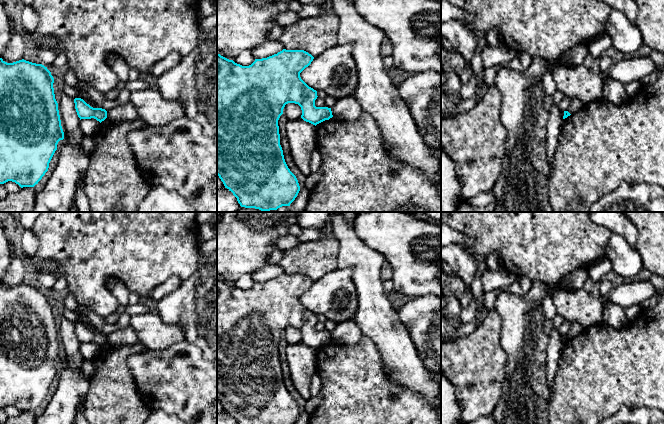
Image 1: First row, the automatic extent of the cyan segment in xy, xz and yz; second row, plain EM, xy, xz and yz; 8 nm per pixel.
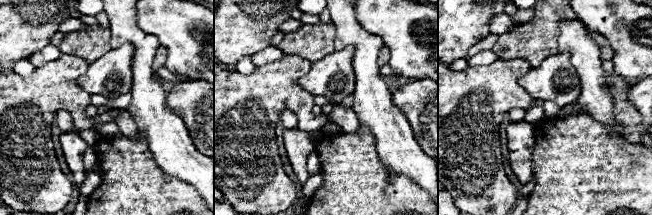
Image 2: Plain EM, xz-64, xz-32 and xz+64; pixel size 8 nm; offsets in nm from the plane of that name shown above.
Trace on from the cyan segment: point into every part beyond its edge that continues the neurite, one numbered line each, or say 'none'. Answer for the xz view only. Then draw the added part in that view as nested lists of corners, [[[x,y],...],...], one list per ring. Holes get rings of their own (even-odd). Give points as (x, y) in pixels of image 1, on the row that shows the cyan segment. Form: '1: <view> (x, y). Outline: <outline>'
none

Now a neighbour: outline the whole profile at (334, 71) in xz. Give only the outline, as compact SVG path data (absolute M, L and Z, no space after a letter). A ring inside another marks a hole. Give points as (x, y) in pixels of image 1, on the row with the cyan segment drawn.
M353 44L335 45L319 56L301 73L301 79L314 90L322 90L336 99L356 90L358 69L352 56Z

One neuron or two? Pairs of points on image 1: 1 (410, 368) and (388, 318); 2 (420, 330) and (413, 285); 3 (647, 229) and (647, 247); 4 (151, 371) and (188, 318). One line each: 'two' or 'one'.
1: one
2: two
3: one
4: two

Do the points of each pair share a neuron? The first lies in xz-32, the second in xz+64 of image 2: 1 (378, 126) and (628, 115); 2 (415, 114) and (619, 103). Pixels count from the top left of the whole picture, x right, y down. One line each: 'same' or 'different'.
1: different
2: different

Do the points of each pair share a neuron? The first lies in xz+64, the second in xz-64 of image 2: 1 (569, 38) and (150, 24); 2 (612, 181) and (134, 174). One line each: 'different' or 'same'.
1: different
2: same

